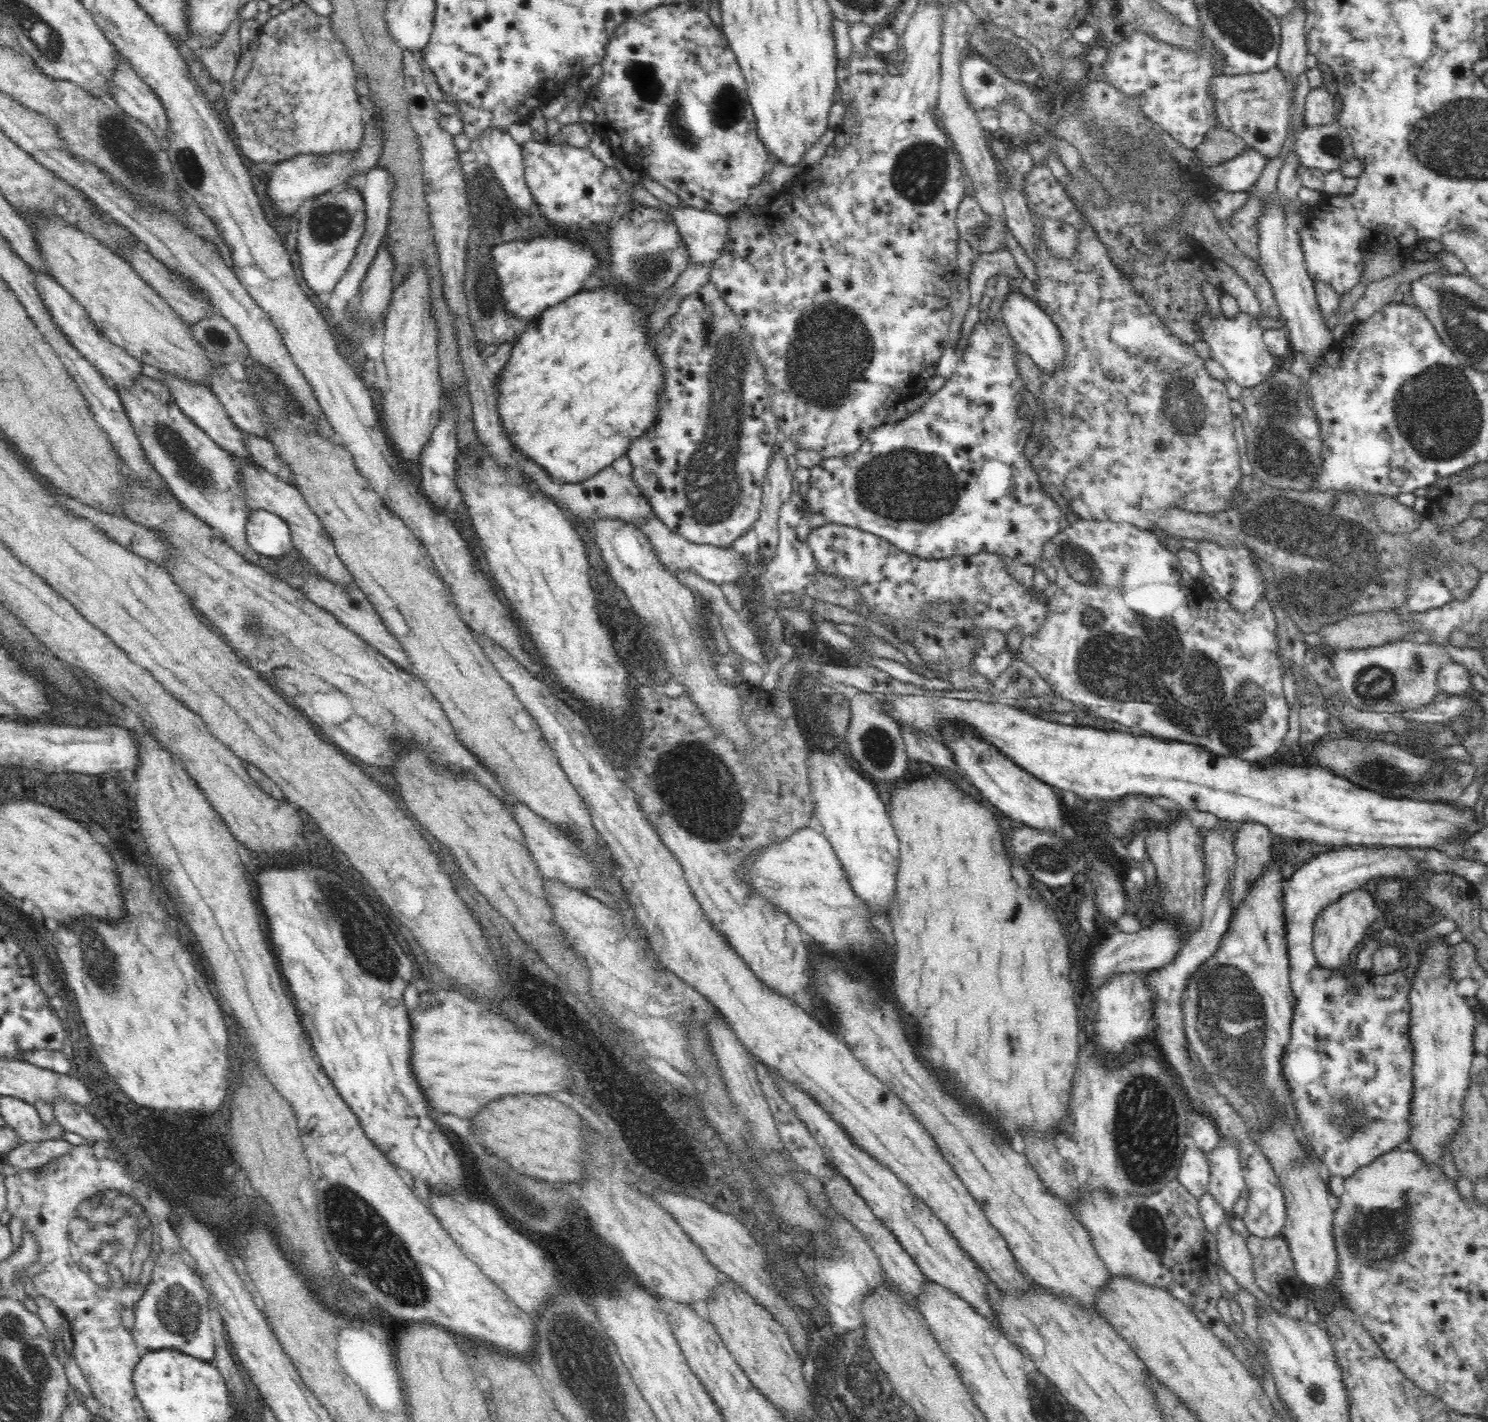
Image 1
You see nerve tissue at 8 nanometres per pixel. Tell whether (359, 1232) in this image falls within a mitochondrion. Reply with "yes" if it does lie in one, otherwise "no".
yes

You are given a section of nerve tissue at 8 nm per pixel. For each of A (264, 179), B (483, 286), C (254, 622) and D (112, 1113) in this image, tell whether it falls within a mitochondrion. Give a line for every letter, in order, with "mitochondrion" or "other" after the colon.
A: other
B: mitochondrion
C: mitochondrion
D: other

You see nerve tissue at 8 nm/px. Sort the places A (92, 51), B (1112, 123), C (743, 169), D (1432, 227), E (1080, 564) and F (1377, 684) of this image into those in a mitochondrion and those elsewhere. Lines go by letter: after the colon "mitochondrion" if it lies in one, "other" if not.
A: other
B: mitochondrion
C: other
D: other
E: mitochondrion
F: mitochondrion

